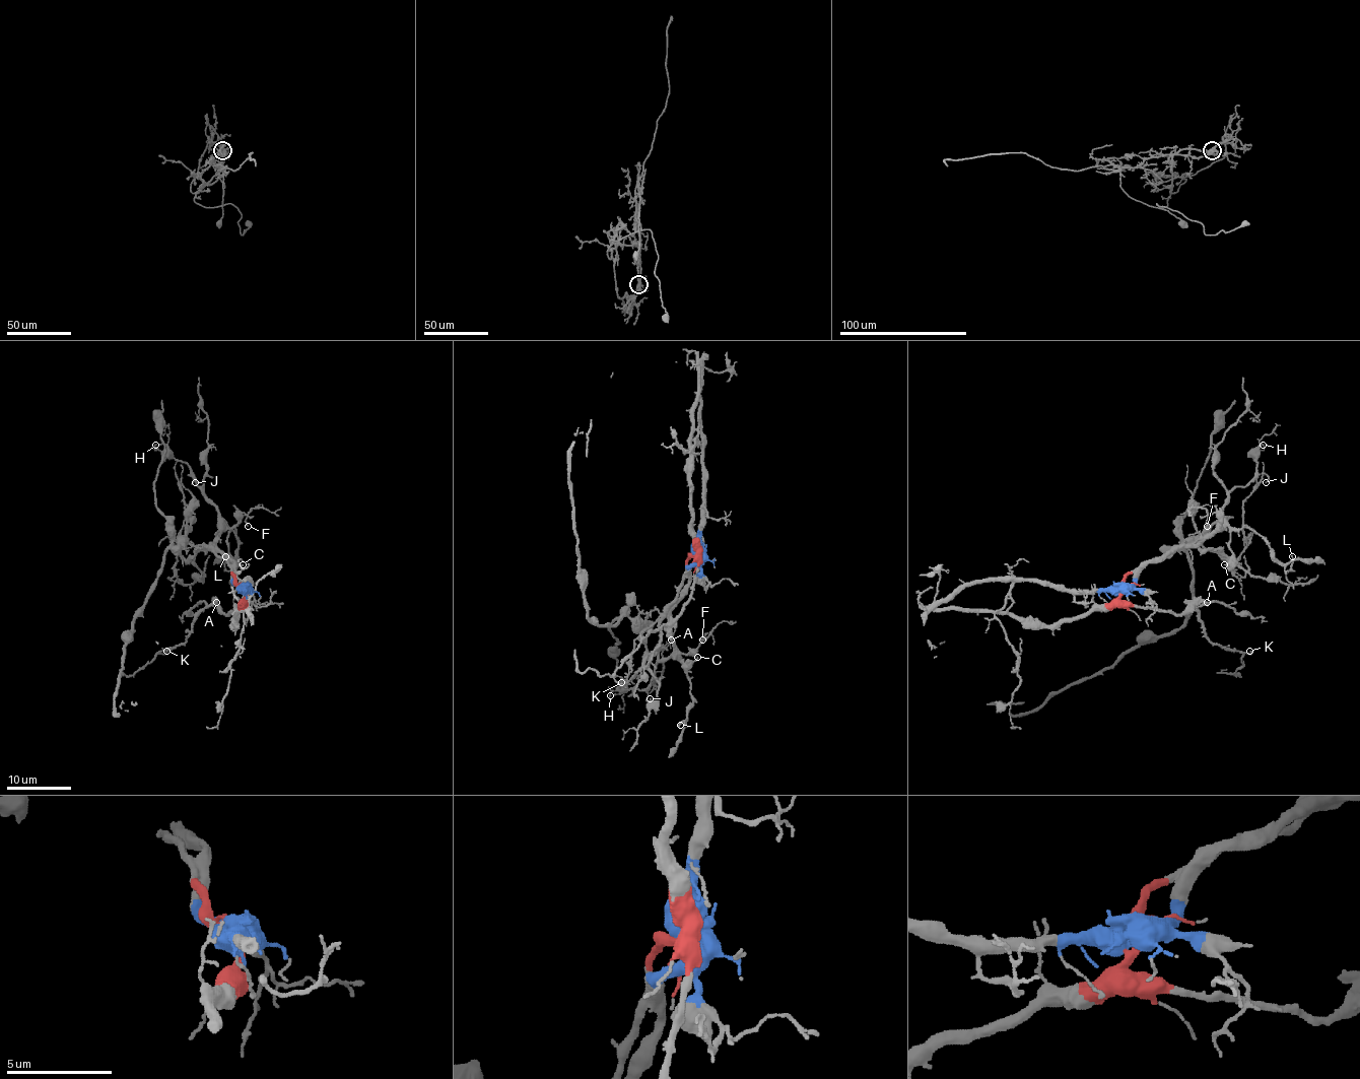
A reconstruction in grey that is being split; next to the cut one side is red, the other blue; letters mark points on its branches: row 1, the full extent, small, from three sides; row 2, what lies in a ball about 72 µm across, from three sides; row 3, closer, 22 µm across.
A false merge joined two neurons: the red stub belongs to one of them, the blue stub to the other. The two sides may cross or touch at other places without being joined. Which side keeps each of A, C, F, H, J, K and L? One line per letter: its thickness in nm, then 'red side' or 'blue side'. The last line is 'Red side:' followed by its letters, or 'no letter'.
A: calibre 320 nm; red side
C: calibre 180 nm; blue side
F: calibre 140 nm; blue side
H: calibre 100 nm; blue side
J: calibre 110 nm; blue side
K: calibre 120 nm; red side
L: calibre 130 nm; blue side
Red side: A, K

